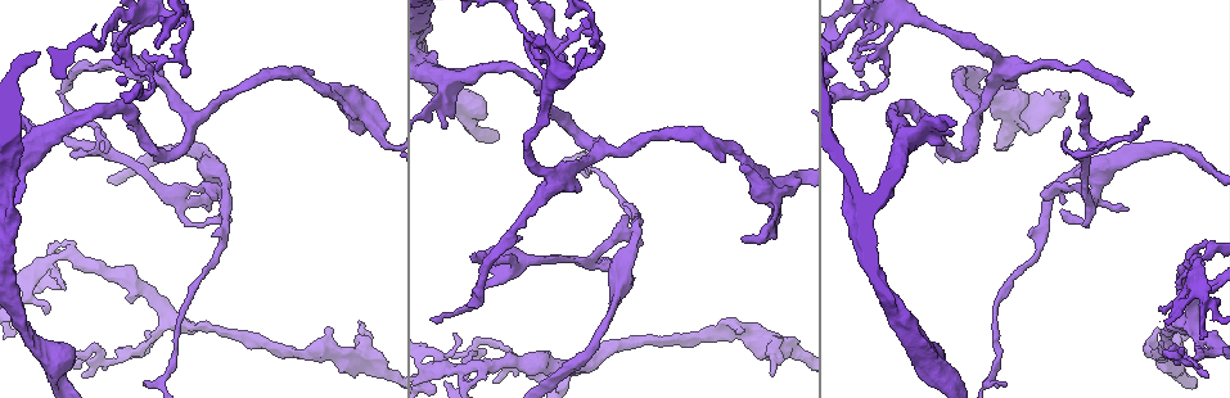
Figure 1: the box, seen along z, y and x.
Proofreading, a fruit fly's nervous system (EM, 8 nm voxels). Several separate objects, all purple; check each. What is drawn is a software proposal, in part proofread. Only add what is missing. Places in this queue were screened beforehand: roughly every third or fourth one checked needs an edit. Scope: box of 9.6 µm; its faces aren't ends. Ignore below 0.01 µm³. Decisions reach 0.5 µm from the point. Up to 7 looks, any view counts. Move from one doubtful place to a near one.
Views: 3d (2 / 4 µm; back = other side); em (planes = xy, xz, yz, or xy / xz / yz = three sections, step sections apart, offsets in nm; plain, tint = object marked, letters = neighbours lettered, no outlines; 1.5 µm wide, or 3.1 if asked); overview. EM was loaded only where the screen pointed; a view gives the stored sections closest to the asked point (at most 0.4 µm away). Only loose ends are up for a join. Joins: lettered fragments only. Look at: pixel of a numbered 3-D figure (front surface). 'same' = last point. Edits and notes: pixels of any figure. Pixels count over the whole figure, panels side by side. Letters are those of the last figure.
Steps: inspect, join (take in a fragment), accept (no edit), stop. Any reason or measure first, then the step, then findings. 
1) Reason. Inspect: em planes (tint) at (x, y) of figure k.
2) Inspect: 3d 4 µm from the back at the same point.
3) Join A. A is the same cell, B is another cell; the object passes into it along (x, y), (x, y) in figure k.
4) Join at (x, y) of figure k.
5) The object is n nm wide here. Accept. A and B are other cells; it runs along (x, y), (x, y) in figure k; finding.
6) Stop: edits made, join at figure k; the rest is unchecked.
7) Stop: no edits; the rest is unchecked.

Thin end. Inspect: em planes (letters) at (455, 358) of figure 1.

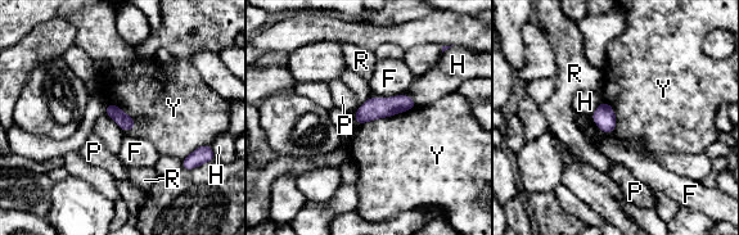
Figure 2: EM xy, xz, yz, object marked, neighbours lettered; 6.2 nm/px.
The longest contact is with Y, 380 nm. Accept. F, H, P, R and Y are other cells; a border runs along (417, 105), (360, 125) in figure 2; no lettered fragment goes on from it.

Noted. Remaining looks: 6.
An open end. Inspect: em xz step 8 (tint) at (62, 91) of figure 1.

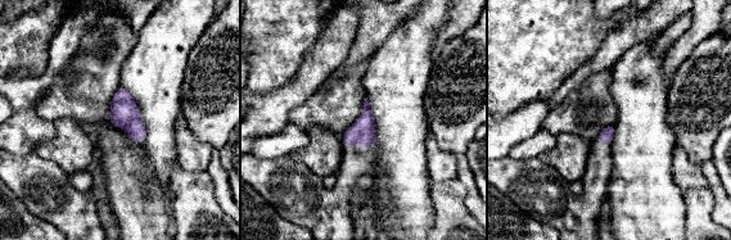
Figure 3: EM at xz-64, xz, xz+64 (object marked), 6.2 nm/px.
Inspect: em planes (letters) at the same point.

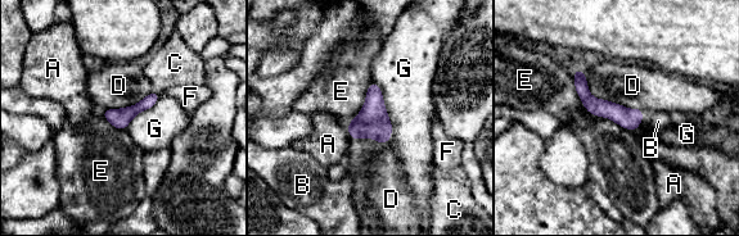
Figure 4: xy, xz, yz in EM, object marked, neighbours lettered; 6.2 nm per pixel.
The longest contact is with E, 550 nm. Join B. B is the same cell, A, C, D, E, F and G are other cells; the object passes into it along (372, 122), (365, 137), (360, 150) in figure 4; the neuron continues.

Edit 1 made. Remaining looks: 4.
An open end. Inspect: em xz step 8 (letters) at (143, 53) of figure 1.

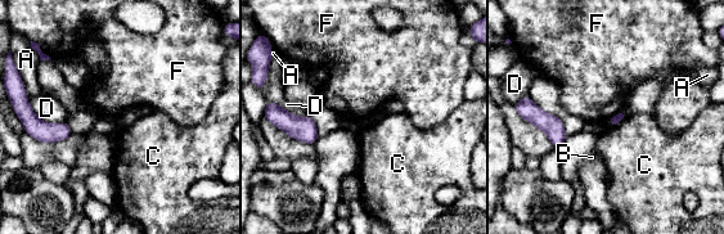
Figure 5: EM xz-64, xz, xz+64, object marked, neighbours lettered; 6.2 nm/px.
Another direction. Inspect: em planes (letters) at the same point.

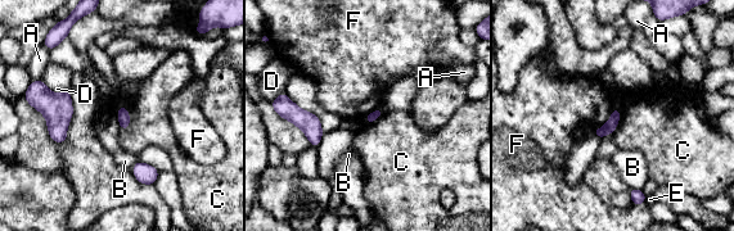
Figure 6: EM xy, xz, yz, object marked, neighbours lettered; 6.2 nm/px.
Accept. A, B, C, D, E and F are other cells; a border runs along (122, 104), (130, 121), (126, 130) in figure 6; none of them fits.

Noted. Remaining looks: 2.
Stop: edits made, join at figure 4; the rest is unchecked.

